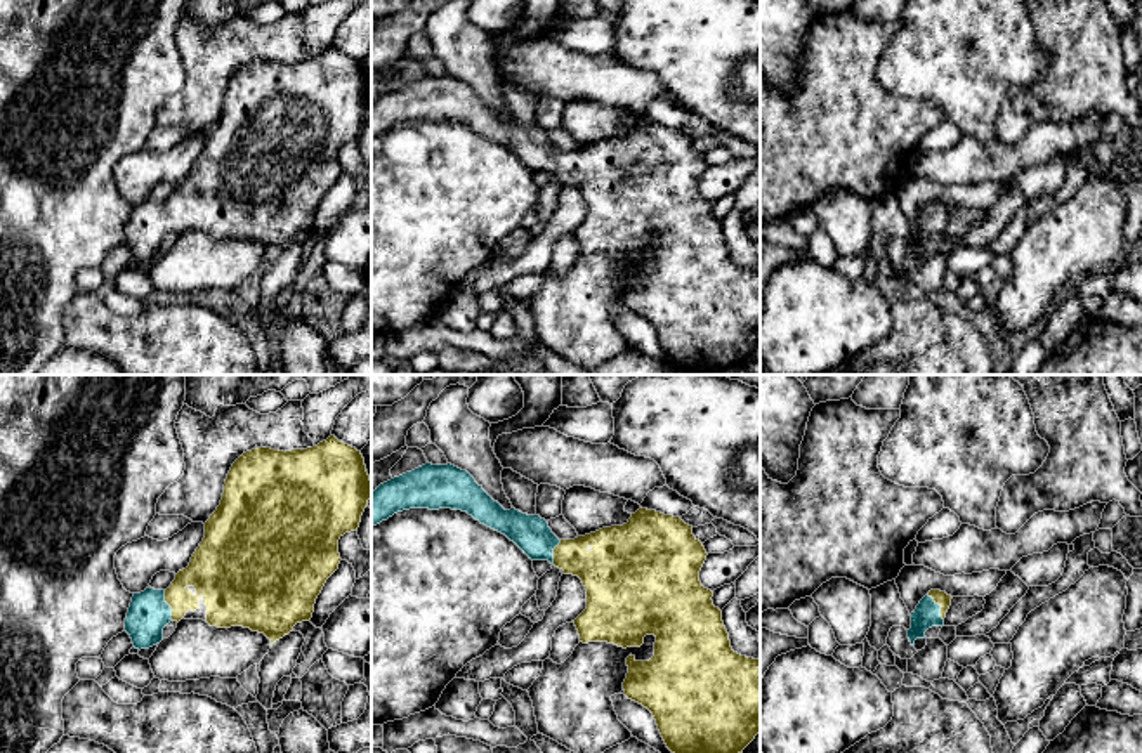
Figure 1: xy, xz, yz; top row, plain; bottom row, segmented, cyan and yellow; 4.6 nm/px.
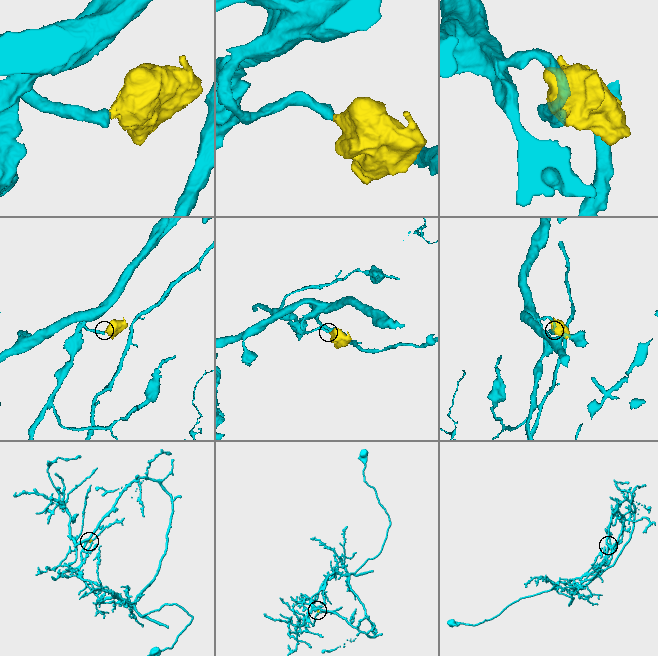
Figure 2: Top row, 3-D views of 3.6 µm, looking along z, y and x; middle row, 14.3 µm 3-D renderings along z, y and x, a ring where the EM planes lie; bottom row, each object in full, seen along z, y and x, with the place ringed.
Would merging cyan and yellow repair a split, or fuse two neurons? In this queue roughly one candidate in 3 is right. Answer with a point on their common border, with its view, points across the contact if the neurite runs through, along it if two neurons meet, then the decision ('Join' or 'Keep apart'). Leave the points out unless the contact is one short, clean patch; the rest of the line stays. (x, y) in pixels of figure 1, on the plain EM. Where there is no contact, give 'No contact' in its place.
Touches cyan at xy (169, 217). Path across: xy (148, 226), (157, 219), (169, 217), (190, 188), (210, 183). Join

